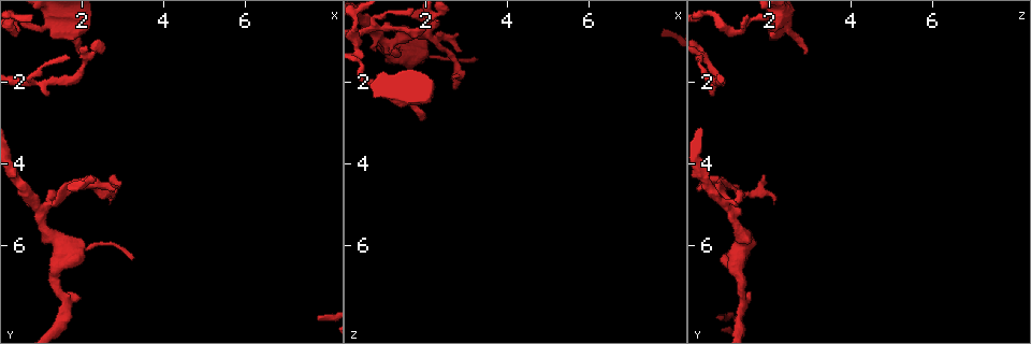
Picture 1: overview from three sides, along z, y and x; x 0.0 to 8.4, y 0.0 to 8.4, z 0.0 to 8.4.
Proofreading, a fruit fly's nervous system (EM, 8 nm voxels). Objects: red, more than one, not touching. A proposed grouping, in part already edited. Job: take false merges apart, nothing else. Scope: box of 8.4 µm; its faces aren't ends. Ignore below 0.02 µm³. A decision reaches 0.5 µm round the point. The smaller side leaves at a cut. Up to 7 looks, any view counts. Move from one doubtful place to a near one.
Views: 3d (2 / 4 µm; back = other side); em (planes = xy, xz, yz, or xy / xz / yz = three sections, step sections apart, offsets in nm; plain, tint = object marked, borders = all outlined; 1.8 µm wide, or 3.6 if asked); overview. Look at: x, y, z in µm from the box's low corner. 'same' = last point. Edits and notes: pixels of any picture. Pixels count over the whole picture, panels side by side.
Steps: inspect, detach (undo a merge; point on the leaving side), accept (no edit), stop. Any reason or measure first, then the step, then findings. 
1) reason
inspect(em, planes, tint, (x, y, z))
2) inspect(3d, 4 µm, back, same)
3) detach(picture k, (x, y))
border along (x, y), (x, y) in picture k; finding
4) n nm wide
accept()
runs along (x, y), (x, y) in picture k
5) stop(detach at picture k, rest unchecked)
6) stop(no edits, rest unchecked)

thick turns thin
inspect(3d, 2 µm, (1.60, 6.10, 1.35))

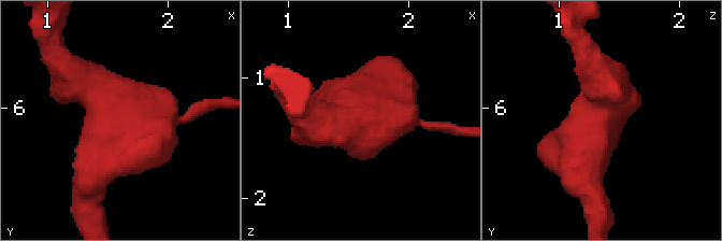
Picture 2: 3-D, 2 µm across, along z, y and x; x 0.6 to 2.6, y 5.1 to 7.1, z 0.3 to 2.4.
need the tissue
inspect(em, xz, step 4, tint, (1.62, 6.08, 1.32))

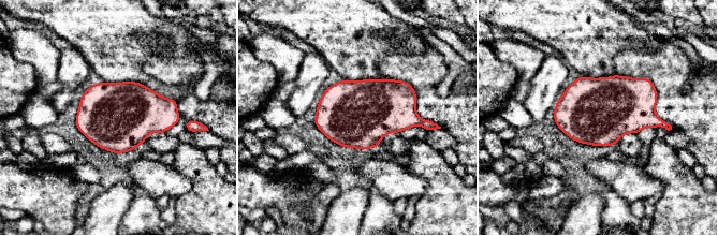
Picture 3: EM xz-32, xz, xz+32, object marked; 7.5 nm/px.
inspect(em, planes, tint, same)

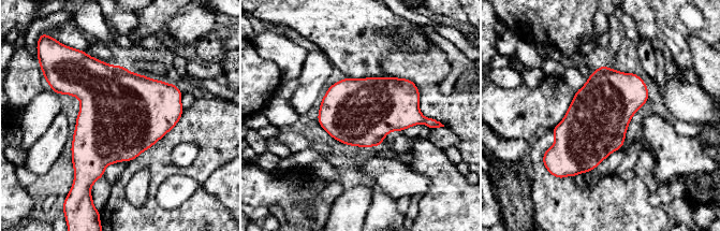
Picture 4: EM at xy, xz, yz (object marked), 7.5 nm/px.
480 nm wide
accept()
one neuron here

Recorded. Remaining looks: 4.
sharp bend
inspect(3d, 4 µm, (2.05, 4.50, 0.80))

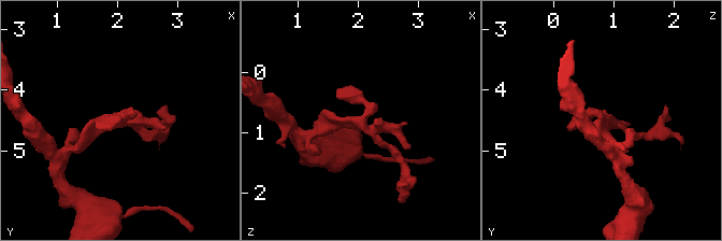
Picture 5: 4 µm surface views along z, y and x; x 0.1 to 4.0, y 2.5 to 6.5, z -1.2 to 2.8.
inspect(em, planes, borders, (2.05, 4.50, 0.85))

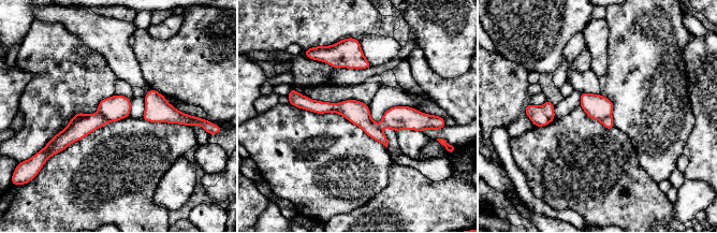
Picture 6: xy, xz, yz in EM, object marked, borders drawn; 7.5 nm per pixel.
accept()
runs along (294, 101), (369, 126), (422, 118) in picture 6; continuous, no second neuron

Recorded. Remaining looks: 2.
sudden change in width
inspect(em, 3.6 µm, planes, tint, (1.05, 0.65, 2.20))

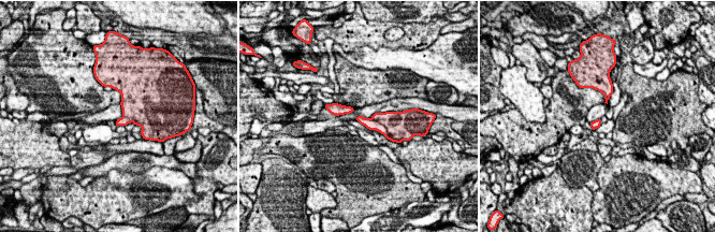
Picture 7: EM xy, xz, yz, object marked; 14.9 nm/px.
detach(picture 7, (369, 124))
border along (371, 118), (385, 128), (391, 140) in picture 7; two neurons meet here

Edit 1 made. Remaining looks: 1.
stop(detach at picture 7, rest unchecked)

